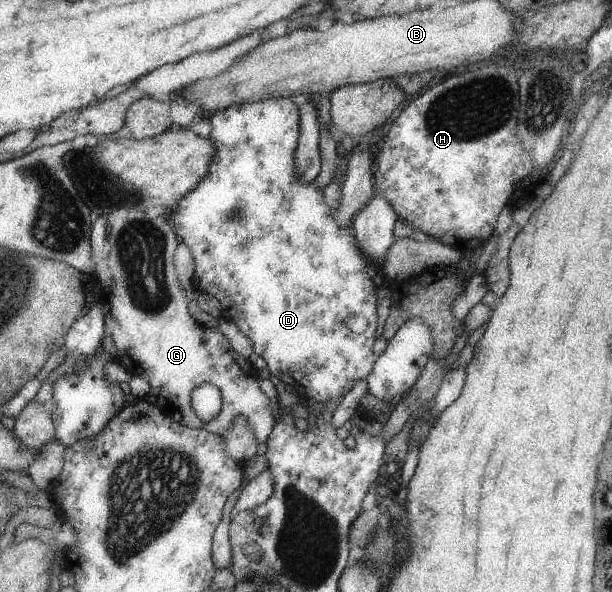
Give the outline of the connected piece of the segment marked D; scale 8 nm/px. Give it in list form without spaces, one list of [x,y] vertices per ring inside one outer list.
[[[269,98],[258,102],[234,103],[208,113],[211,130],[208,139],[213,143],[214,159],[204,177],[197,181],[194,187],[185,193],[173,206],[170,221],[174,224],[175,232],[181,237],[182,243],[188,247],[193,259],[193,274],[191,277],[198,289],[209,293],[221,305],[222,316],[231,319],[233,324],[252,342],[253,352],[262,357],[272,376],[296,380],[298,396],[314,401],[331,402],[342,399],[346,391],[360,379],[365,379],[373,369],[374,353],[372,343],[376,335],[376,291],[380,283],[384,282],[381,271],[360,256],[356,245],[356,238],[352,234],[351,224],[341,224],[334,217],[334,210],[324,201],[321,187],[312,180],[305,182],[296,175],[295,153],[298,141],[298,109],[290,99]]]

